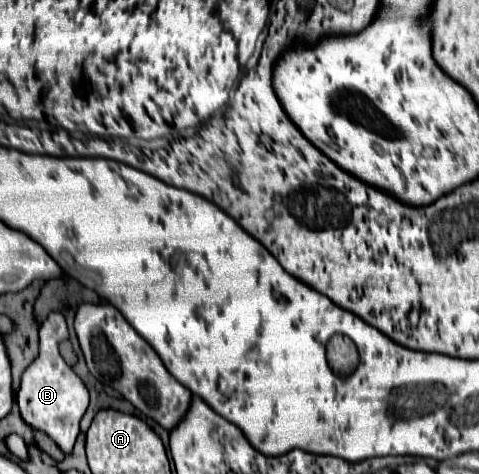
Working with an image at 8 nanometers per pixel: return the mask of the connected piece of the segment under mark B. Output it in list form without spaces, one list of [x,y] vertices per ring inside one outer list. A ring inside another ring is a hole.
[[[50,312],[40,324],[40,354],[24,370],[20,388],[16,392],[16,404],[28,426],[48,434],[62,452],[72,452],[76,436],[80,434],[80,418],[88,408],[88,390],[84,382],[72,372],[58,352],[58,344],[68,338],[68,326],[62,312]]]

